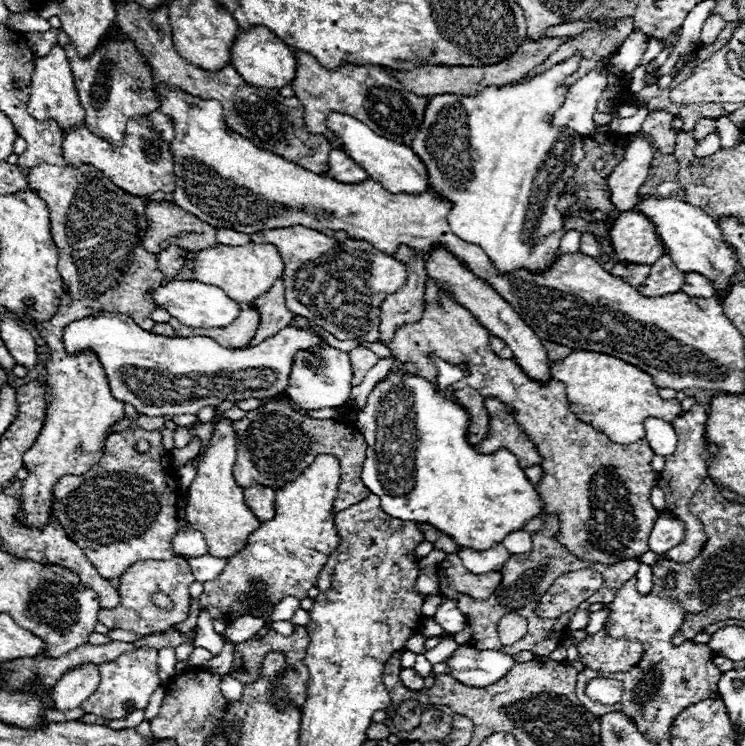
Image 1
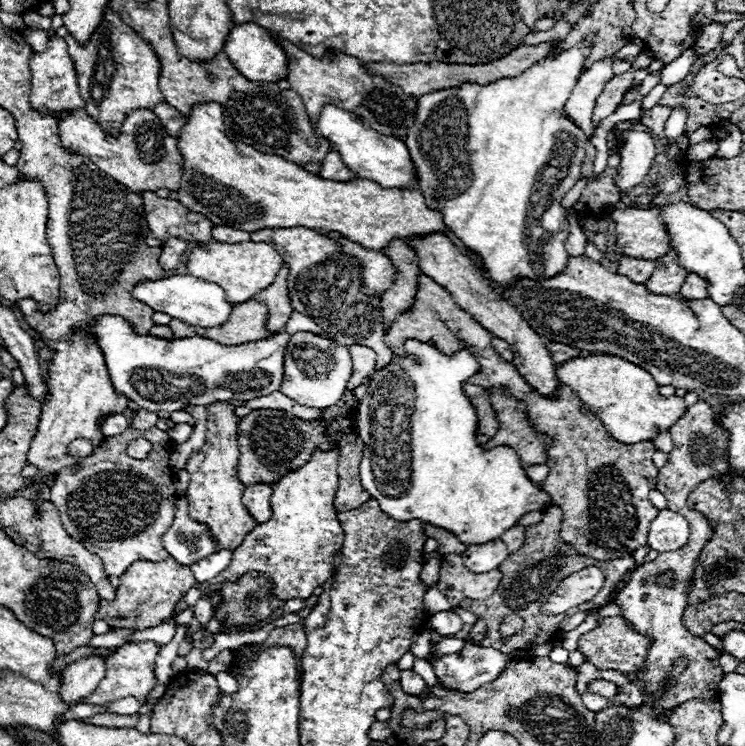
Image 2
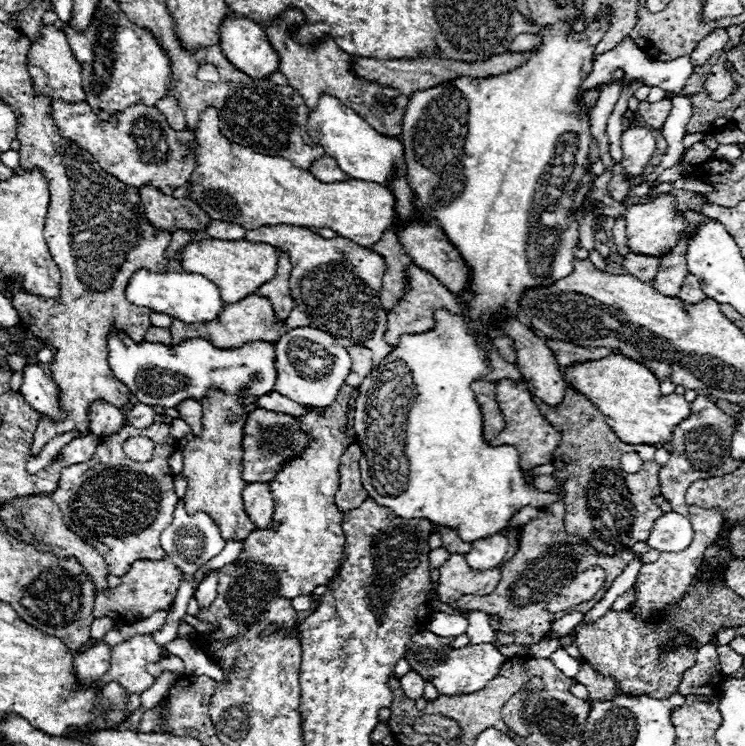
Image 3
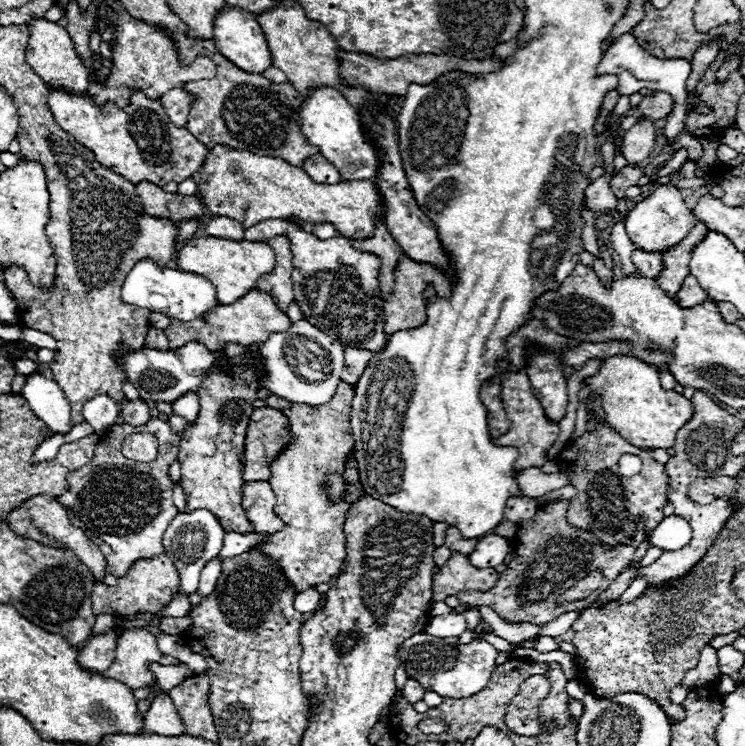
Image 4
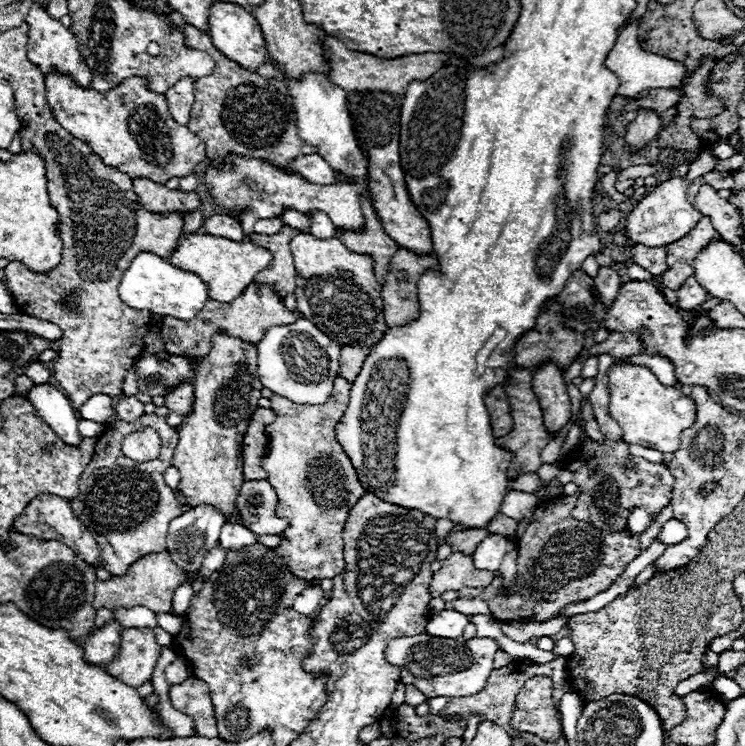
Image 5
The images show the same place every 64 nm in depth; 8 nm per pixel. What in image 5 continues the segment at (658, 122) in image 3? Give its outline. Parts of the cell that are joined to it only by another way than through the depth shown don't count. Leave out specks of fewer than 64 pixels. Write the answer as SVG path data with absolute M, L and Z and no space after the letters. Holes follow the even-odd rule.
M656 88L656 90L650 90L646 98L640 98L638 106L642 110L652 110L652 112L660 112L662 114L668 108L676 106L680 102L680 96L682 96L680 90L662 90L662 88Z

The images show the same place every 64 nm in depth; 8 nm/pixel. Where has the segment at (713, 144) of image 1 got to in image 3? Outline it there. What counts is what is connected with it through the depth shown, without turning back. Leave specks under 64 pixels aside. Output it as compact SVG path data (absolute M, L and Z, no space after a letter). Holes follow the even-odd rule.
M697 142L694 146L688 148L688 154L686 154L686 162L688 164L701 164L709 159L713 151L705 146L702 142Z

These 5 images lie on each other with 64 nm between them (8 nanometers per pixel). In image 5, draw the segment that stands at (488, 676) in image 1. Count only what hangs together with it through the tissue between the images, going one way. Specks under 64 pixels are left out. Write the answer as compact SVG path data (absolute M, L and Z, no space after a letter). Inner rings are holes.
M418 634L418 636L408 636L408 638L398 638L392 640L386 648L386 658L388 662L396 664L400 668L400 676L404 684L414 684L424 696L446 696L446 698L458 698L458 696L470 696L476 694L478 690L484 688L484 682L488 680L486 676L494 670L494 654L498 646L492 638L472 638L468 642L464 640L438 640L438 642L428 642L428 634Z

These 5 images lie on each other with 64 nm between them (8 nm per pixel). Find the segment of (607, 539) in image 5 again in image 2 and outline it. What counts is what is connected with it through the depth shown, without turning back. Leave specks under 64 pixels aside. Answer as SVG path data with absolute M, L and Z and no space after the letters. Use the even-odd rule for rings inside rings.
M548 506L542 512L542 520L536 526L526 528L526 544L508 556L508 560L504 560L504 564L500 566L502 572L502 580L500 580L500 588L496 588L496 592L488 598L488 600L462 600L460 606L468 612L472 612L474 616L482 618L486 622L486 638L482 642L478 642L480 646L492 646L500 652L512 652L512 650L528 650L540 644L552 644L554 638L558 636L558 626L564 618L560 616L544 616L540 614L540 604L544 604L548 600L548 596L556 590L556 586L560 584L562 578L570 576L572 572L578 572L586 566L598 566L604 572L606 584L602 588L602 592L598 592L590 602L580 604L578 610L588 610L594 606L604 606L610 602L612 592L616 590L616 586L622 582L624 574L634 570L636 562L632 556L624 556L624 558L616 558L616 560L594 560L594 558L586 558L580 556L576 550L572 550L566 542L560 540L560 524L562 524L562 510L558 506ZM508 614L518 614L524 618L524 630L518 632L512 640L502 642L502 638L498 636L498 626L502 622L502 618L506 618Z

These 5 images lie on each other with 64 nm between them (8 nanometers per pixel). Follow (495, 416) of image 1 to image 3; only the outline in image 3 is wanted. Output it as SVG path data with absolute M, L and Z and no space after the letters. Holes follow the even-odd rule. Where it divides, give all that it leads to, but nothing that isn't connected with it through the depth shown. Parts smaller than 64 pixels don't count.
M502 380L496 386L496 402L502 410L506 428L500 432L500 436L496 436L496 440L490 442L490 446L514 446L520 452L520 468L522 470L530 470L534 466L548 464L552 460L552 450L560 442L560 434L552 426L548 426L548 422L540 416L536 404L532 402L532 396L526 388L526 382L516 386L510 380Z

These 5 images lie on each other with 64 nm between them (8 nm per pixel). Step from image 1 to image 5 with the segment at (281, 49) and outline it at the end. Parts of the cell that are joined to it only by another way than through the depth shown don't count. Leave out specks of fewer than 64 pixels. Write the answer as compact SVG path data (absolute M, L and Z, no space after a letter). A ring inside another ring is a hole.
M216 2L210 8L210 36L212 42L216 44L216 48L220 48L220 52L224 52L224 56L232 56L232 60L236 60L238 64L244 64L244 68L248 70L256 70L262 64L266 64L266 42L262 38L262 30L258 26L258 22L254 20L254 16L250 12L246 12L242 6L230 4L230 2Z

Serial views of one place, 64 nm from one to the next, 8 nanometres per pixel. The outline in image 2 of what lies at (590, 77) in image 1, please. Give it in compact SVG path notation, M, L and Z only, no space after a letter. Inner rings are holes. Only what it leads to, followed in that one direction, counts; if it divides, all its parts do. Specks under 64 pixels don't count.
M612 58L594 62L592 68L586 70L582 78L576 82L576 88L572 90L572 96L564 106L564 114L568 114L568 120L572 120L576 126L588 132L588 136L592 136L594 132L592 124L594 104L610 78L612 78Z

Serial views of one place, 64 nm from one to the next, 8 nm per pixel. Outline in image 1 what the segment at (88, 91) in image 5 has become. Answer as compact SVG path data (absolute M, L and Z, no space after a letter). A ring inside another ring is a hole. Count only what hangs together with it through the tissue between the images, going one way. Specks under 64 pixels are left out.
M148 116L142 120L130 120L128 122L128 132L124 138L122 146L112 146L106 140L94 136L86 126L80 126L74 132L68 132L64 136L64 160L68 164L92 164L100 172L104 172L118 188L132 196L148 198L154 192L164 192L172 194L176 188L176 178L174 178L174 162L172 162L172 150L170 144L162 142L160 136L150 130Z

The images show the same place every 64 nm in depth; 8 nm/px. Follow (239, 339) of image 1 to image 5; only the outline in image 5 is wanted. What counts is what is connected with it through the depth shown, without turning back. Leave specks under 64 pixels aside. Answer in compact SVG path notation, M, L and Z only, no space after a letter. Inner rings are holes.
M252 282L242 292L242 296L238 296L234 302L218 304L218 310L216 310L216 302L210 300L208 306L204 306L204 310L200 310L200 314L196 318L188 320L188 322L172 318L172 316L164 316L164 324L162 324L160 332L162 332L162 338L164 338L166 352L182 352L182 354L200 354L200 356L204 356L204 354L210 352L210 340L218 332L224 332L232 338L240 338L244 342L256 344L264 338L268 328L286 326L286 324L292 324L292 320L298 320L298 318L300 318L300 314L298 312L288 312L284 308L284 304L280 304L280 298L268 286Z

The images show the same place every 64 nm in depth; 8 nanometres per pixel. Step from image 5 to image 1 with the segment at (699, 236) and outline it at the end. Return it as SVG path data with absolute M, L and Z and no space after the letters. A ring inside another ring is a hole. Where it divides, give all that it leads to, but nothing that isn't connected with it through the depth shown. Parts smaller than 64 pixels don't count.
M668 254L660 256L660 260L656 260L656 264L652 264L652 272L648 276L648 280L644 280L644 284L638 286L638 290L644 296L666 296L666 294L674 294L680 292L684 284L684 272L680 272Z

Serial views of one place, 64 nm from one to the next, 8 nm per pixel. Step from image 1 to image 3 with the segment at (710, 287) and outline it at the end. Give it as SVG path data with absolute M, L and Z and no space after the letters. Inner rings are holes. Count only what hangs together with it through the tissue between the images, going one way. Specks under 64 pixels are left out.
M688 274L686 280L684 280L684 284L682 284L682 290L678 292L678 298L684 300L686 304L696 304L696 302L700 302L700 300L704 300L708 296L704 294L700 280L696 276Z

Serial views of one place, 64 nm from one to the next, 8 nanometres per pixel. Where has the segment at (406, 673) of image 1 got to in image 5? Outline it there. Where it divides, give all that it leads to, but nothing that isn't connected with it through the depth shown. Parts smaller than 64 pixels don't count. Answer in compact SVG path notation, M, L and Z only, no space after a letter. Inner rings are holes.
M406 686L406 704L410 704L410 706L418 706L418 704L422 704L422 702L426 702L426 696L424 696L418 688Z

